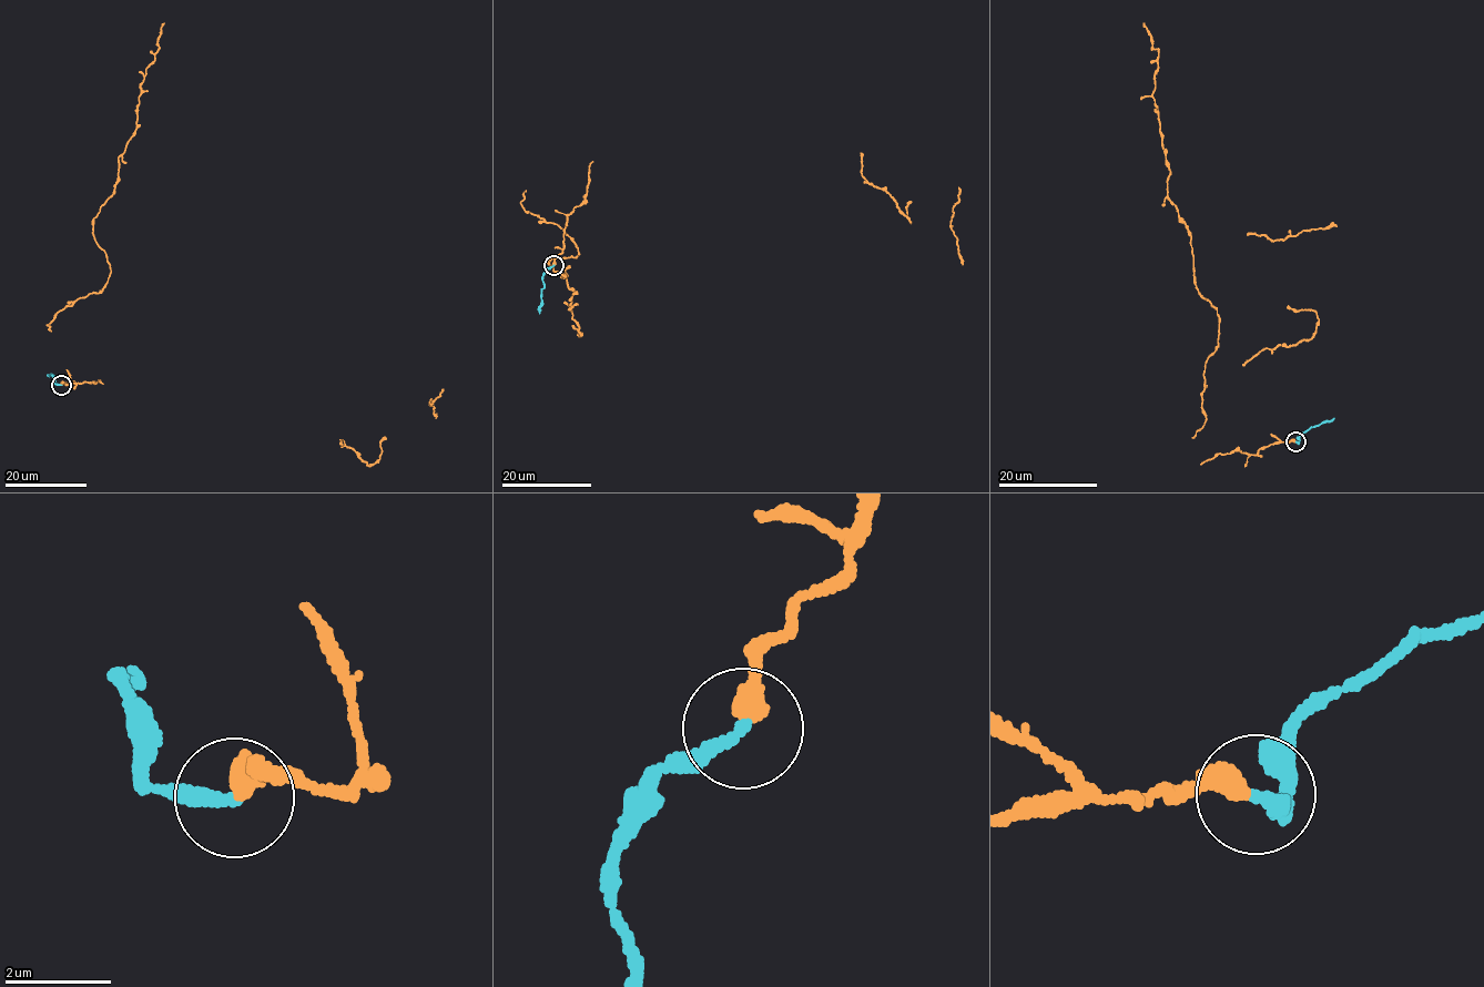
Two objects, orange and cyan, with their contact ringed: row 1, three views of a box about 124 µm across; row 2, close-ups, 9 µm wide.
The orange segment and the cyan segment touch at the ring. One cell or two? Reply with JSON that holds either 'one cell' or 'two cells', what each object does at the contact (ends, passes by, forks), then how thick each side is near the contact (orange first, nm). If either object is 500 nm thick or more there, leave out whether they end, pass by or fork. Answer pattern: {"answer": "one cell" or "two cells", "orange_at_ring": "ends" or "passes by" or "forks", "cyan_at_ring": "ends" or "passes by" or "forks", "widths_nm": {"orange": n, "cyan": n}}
{"answer": "one cell", "orange_at_ring": "ends", "cyan_at_ring": "ends", "widths_nm": {"orange": 440, "cyan": 260}}

